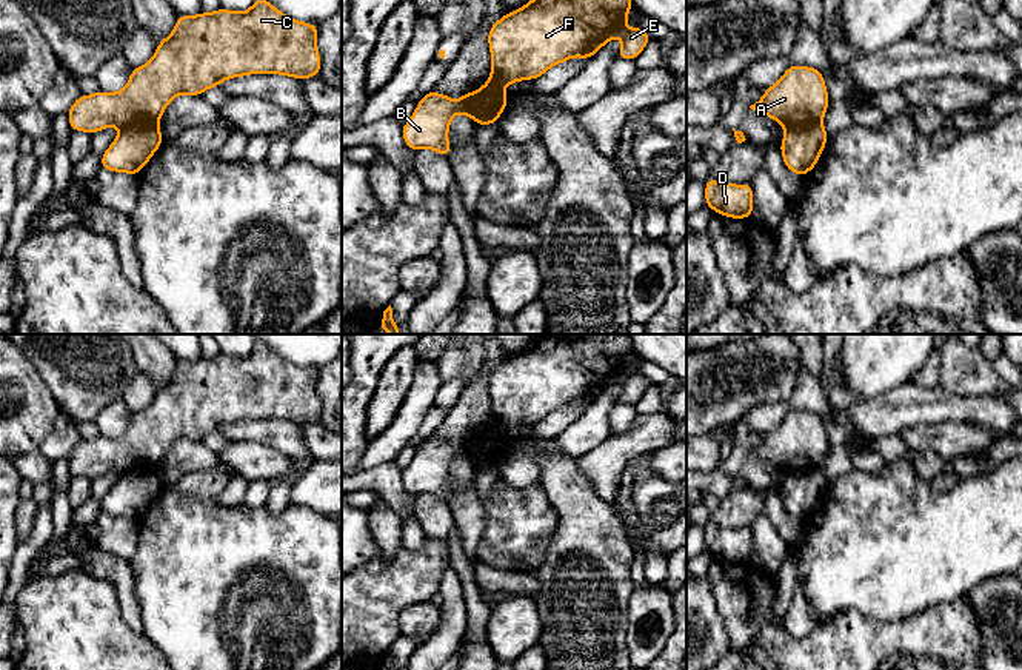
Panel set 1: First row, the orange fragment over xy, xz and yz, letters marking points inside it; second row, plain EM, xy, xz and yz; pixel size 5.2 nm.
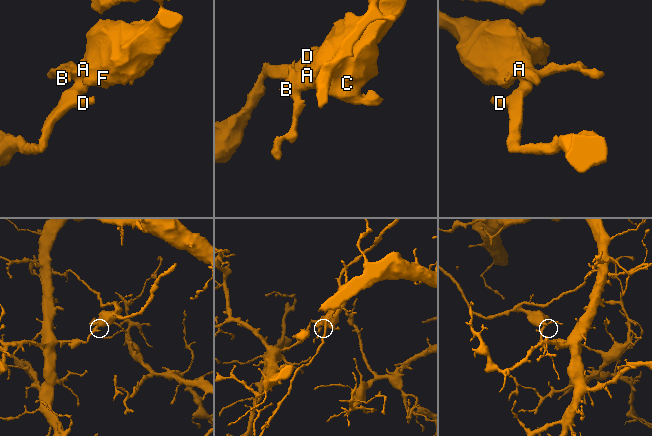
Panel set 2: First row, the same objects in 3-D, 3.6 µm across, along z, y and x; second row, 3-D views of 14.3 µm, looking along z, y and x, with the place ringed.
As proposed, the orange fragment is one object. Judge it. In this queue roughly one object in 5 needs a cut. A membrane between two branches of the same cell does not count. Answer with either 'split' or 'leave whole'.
split

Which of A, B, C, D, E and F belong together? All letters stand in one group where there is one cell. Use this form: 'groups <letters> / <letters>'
groups A B C E F / D

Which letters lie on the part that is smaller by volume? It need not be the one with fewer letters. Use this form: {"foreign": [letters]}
{"foreign": ["A", "B", "C", "E", "F"]}

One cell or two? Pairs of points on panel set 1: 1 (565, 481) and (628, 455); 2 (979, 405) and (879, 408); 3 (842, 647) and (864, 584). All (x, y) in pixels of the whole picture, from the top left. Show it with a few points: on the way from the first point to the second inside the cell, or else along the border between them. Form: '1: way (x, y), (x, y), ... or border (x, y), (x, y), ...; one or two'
1: border (574, 459), (579, 472), (604, 502); two
2: way (955, 407), (904, 407); one
3: border (890, 619), (879, 621), (844, 610), (821, 624); two

